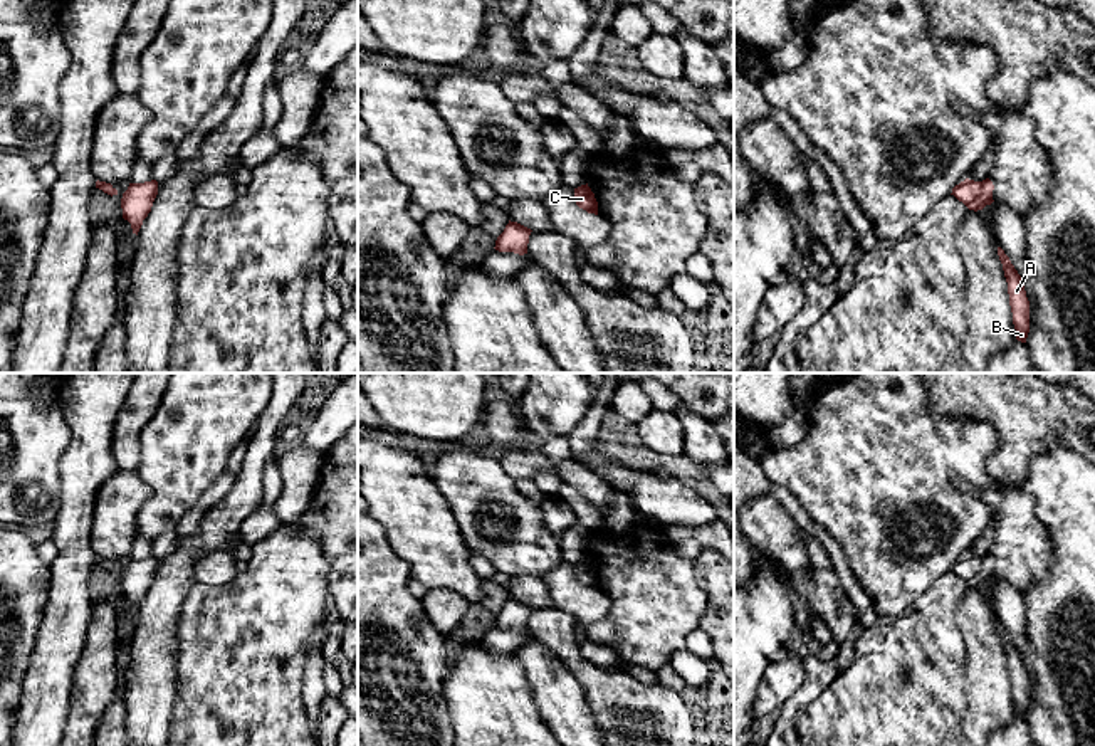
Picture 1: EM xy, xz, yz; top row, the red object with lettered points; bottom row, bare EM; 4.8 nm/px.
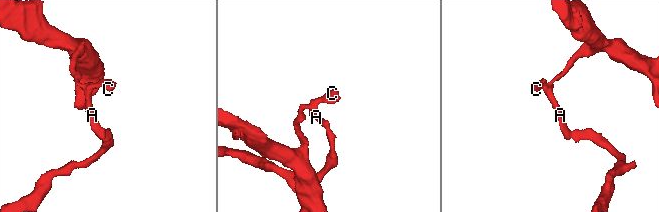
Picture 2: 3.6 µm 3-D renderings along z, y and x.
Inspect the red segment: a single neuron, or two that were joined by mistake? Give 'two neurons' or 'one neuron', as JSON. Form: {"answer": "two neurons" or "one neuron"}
{"answer": "two neurons"}

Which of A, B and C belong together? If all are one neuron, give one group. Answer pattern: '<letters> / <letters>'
A B / C

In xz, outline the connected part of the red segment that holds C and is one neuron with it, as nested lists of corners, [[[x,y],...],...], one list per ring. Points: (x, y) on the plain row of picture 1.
[[[588,560],[574,565],[574,578],[579,585],[586,586],[588,590],[598,591],[598,578]]]

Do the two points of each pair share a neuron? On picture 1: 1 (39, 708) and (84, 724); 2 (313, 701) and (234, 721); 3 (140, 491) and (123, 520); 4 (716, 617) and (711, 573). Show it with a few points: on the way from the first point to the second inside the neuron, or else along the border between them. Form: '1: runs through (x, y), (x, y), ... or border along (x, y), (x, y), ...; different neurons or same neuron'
1: border along (74, 679), (64, 728); different neurons
2: border along (304, 662), (303, 708), (311, 728); different neurons
3: runs through (133, 498), (123, 508), (123, 513); same neuron
4: runs through (716, 607), (716, 583); same neuron

